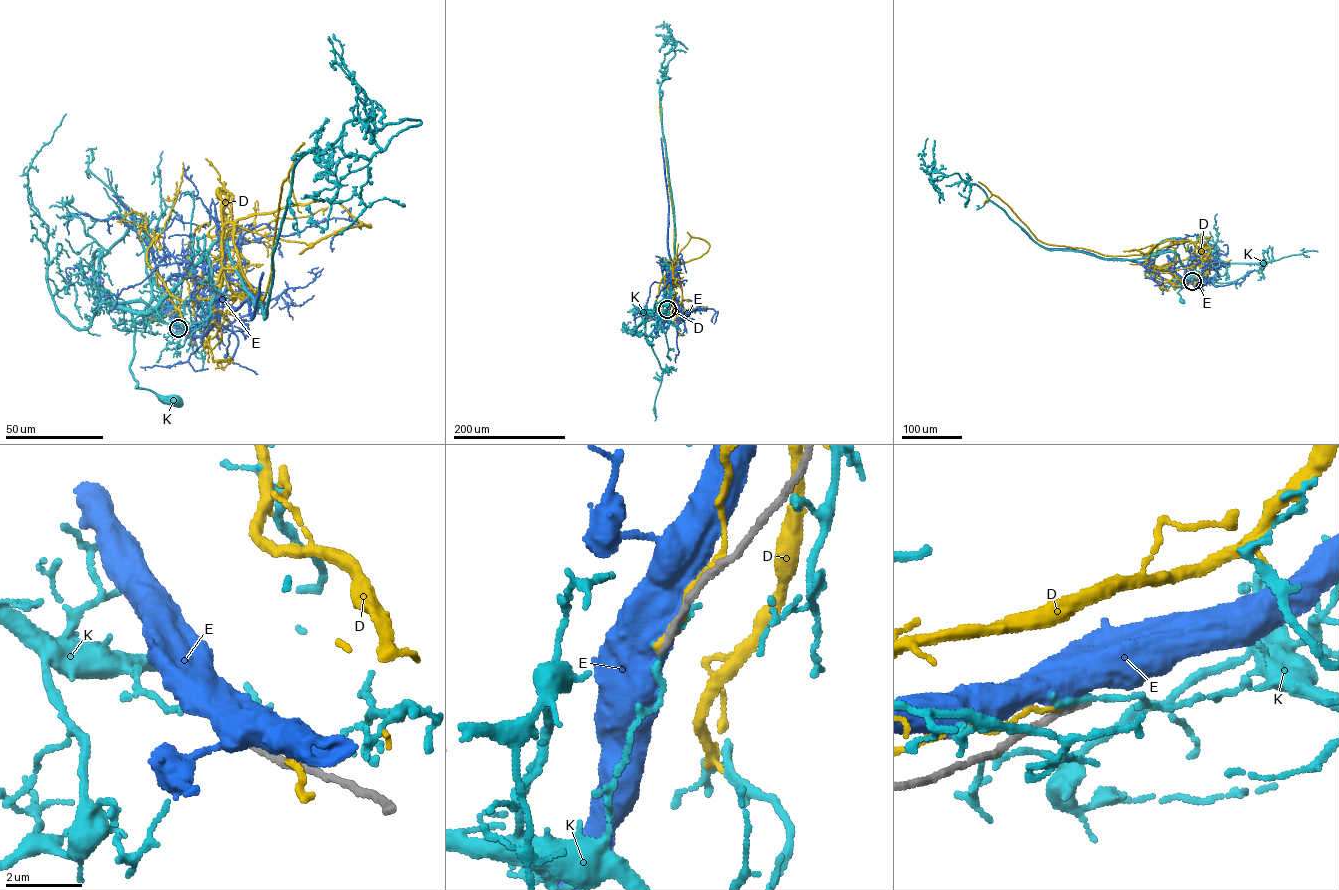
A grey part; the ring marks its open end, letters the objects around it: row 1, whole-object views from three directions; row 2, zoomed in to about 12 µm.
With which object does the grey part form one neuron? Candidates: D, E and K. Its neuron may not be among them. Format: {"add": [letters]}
{"add": []}

